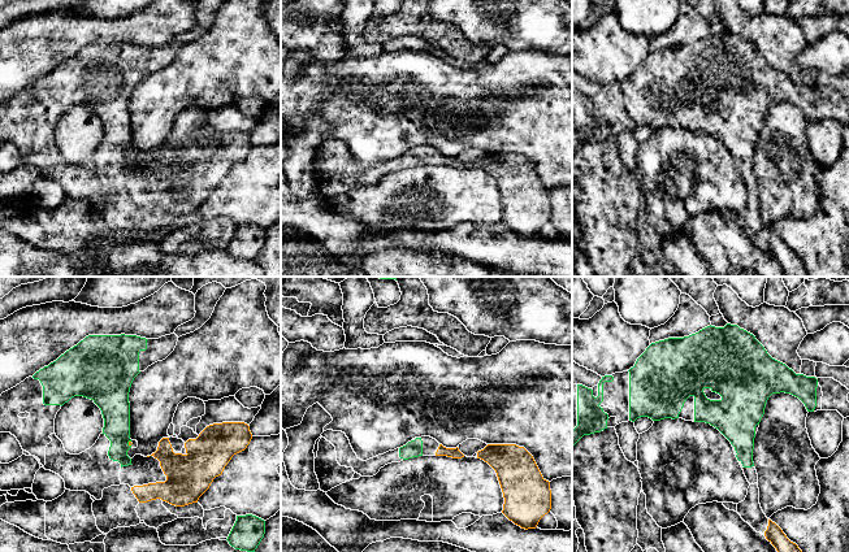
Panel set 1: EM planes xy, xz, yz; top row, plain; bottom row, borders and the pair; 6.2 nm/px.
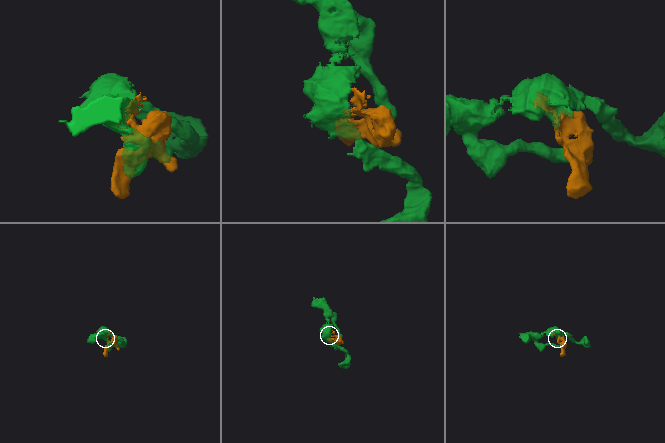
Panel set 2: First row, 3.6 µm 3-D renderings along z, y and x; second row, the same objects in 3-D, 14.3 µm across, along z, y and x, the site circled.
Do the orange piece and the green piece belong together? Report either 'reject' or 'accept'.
accept

